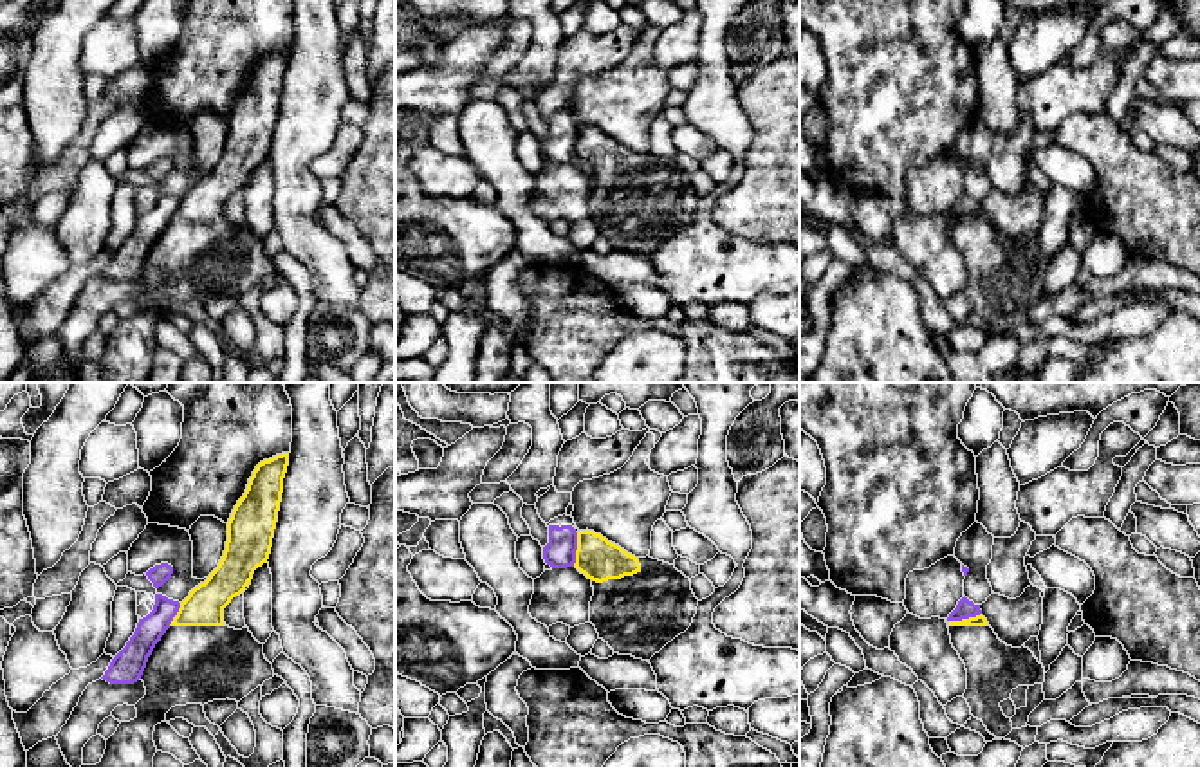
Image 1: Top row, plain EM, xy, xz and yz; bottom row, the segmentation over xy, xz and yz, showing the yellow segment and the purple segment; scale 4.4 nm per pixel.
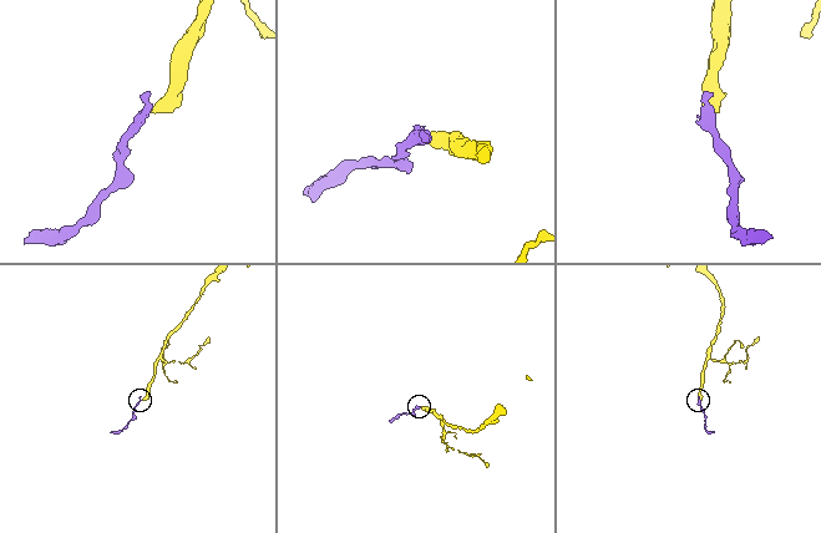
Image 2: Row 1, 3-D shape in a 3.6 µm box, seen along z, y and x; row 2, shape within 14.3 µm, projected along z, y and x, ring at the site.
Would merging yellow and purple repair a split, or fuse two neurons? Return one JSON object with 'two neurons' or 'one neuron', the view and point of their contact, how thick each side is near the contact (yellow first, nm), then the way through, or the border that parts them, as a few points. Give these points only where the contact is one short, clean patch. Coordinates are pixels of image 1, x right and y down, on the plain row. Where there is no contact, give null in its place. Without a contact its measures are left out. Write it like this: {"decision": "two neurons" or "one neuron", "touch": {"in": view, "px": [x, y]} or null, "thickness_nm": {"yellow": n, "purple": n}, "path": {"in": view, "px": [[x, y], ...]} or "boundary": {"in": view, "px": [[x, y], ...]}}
{"decision": "two neurons", "touch": {"in": "xz", "px": [578, 145]}, "thickness_nm": {"yellow": 190, "purple": 140}, "boundary": {"in": "xz", "px": [[578, 129], [576, 157], [572, 161]]}}

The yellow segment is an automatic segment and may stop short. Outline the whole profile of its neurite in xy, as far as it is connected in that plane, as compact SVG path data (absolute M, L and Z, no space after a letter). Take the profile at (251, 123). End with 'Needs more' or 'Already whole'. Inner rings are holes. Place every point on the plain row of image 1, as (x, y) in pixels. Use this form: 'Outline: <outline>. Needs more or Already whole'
Outline: M282 49L260 58L253 67L247 85L227 117L227 137L218 162L180 199L170 224L148 253L141 271L146 291L135 300L137 312L119 319L117 327L106 336L99 359L78 365L78 383L150 383L157 348L153 327L157 319L166 318L166 309L171 303L204 301L226 294L240 298L274 273L272 260L263 251L263 240L253 233L247 222L242 226L229 224L224 218L224 204L245 186L254 166L269 155L287 61L289 49Z. Needs more

